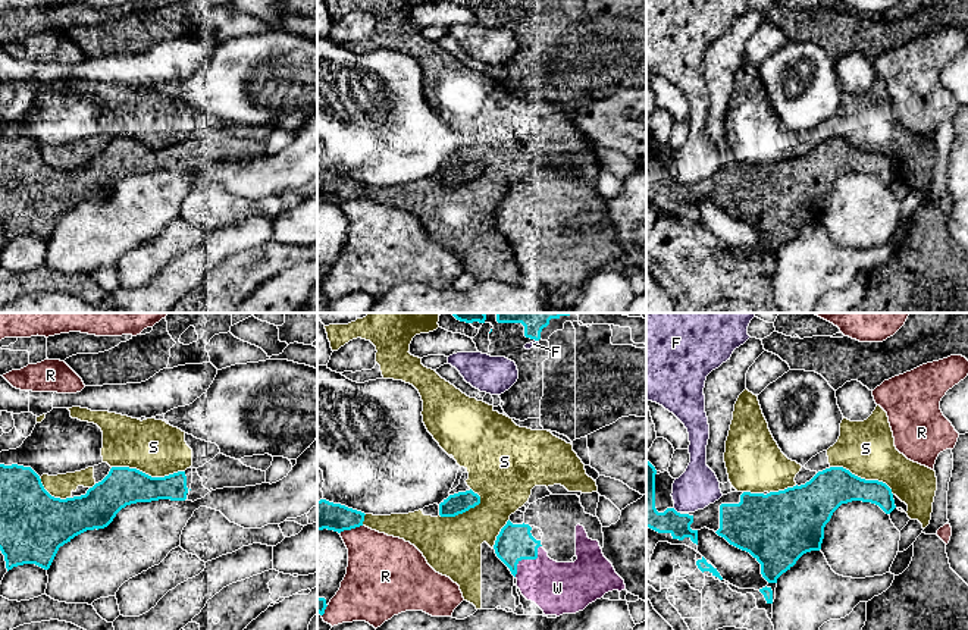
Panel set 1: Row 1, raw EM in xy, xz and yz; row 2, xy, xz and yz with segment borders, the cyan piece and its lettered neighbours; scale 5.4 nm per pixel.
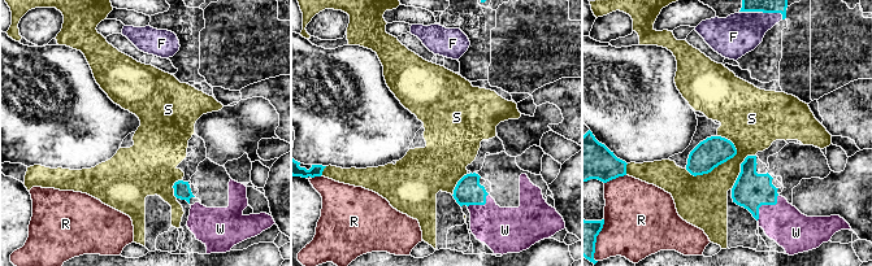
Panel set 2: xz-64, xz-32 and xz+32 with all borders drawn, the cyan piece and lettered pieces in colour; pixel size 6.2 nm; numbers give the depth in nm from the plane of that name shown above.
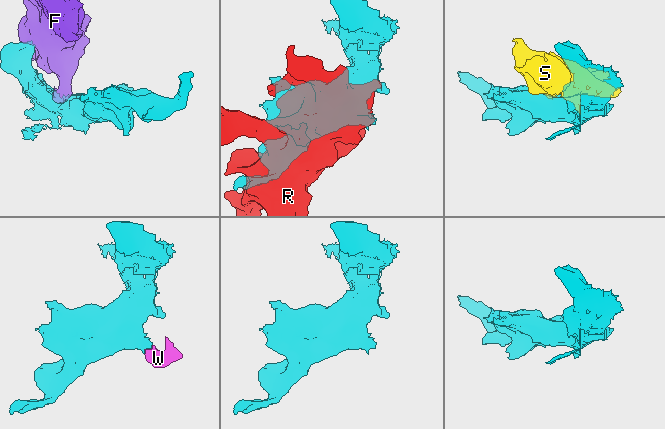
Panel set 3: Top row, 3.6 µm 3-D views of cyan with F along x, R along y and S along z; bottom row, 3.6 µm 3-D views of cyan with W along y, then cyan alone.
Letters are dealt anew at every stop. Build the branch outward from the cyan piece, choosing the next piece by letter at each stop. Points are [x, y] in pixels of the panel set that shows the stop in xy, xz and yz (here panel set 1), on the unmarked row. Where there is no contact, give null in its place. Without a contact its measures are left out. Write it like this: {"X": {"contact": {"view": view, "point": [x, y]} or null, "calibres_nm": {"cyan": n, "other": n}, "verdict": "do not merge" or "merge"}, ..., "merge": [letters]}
{"F": {"contact": {"view": "yz", "point": [674, 181]}, "calibres_nm": {"cyan": 130, "other": 220}, "verdict": "do not merge"}, "R": {"contact": {"view": "xz", "point": [350, 200]}, "calibres_nm": {"cyan": 160, "other": 340}, "verdict": "do not merge"}, "S": {"contact": {"view": "xy", "point": [147, 146]}, "calibres_nm": {"cyan": 220, "other": 300}, "verdict": "do not merge"}, "W": {"contact": {"view": "xz", "point": [526, 229]}, "calibres_nm": {"cyan": 200, "other": 280}, "verdict": "merge"}, "merge": ["W"]}

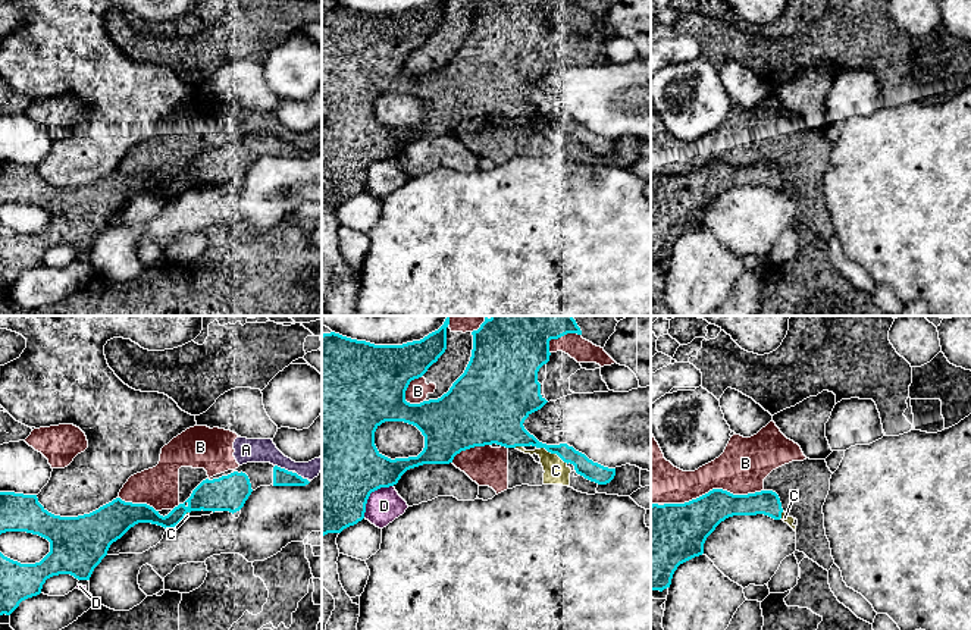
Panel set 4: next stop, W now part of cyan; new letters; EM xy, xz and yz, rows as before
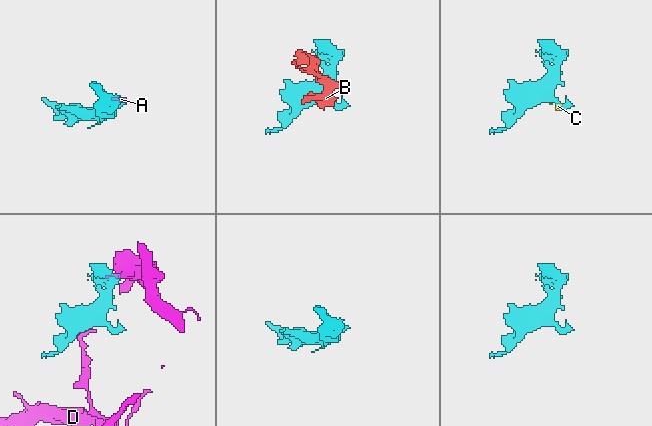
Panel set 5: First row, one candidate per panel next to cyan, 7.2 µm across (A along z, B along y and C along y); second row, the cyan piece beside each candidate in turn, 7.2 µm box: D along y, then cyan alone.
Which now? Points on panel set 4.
{"A": {"contact": {"view": "xy", "point": [284, 140]}, "calibres_nm": {"cyan": 100, "other": 130}, "verdict": "do not merge"}, "B": {"contact": {"view": "yz", "point": [713, 160]}, "calibres_nm": {"cyan": 260, "other": 280}, "verdict": "do not merge"}, "C": {"contact": {"view": "xz", "point": [554, 124]}, "calibres_nm": {"cyan": 140, "other": 130}, "verdict": "do not merge"}, "D": {"contact": {"view": "xz", "point": [369, 166]}, "calibres_nm": {"cyan": 500, "other": 190}, "verdict": "do not merge"}, "merge": []}

